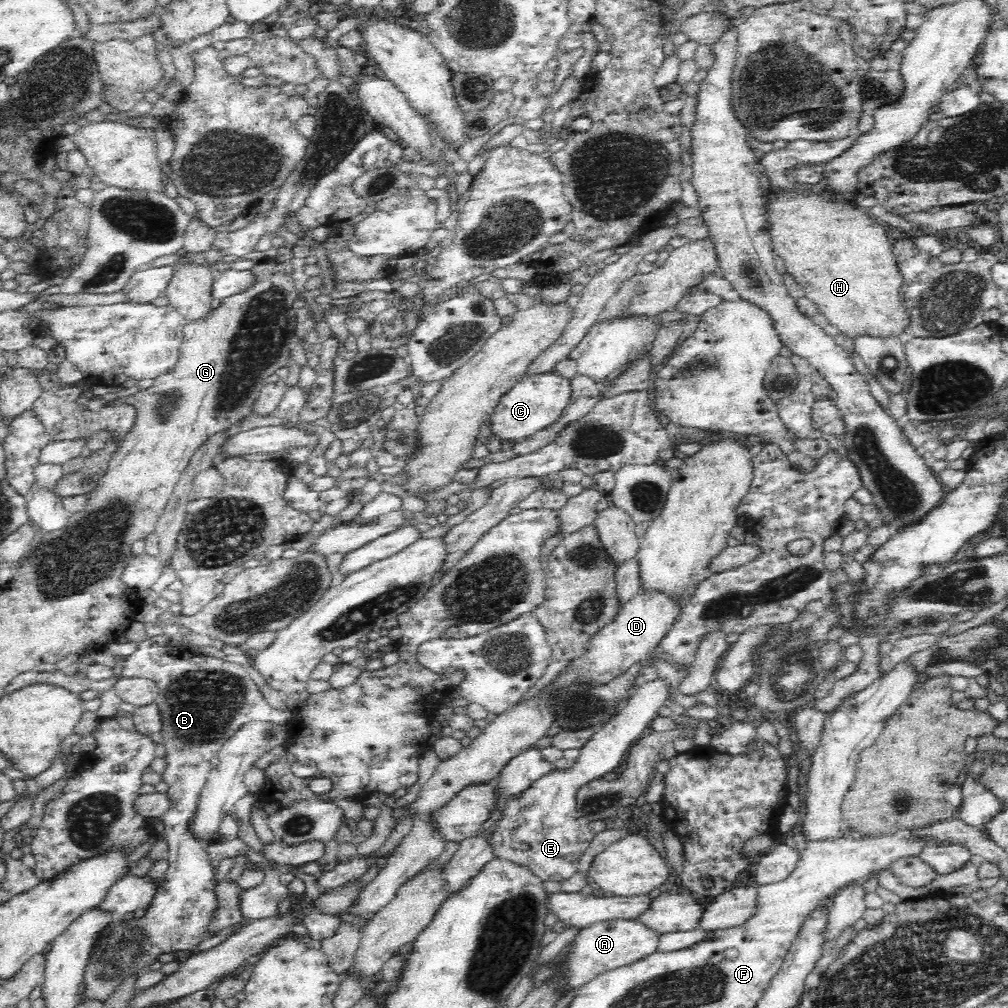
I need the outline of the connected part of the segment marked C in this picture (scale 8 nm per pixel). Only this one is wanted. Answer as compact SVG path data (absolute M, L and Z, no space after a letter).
M558 372L534 374L524 376L518 381L498 402L491 414L490 429L492 434L500 439L508 438L520 442L540 430L544 430L556 422L572 396L572 383L570 378L560 376Z

